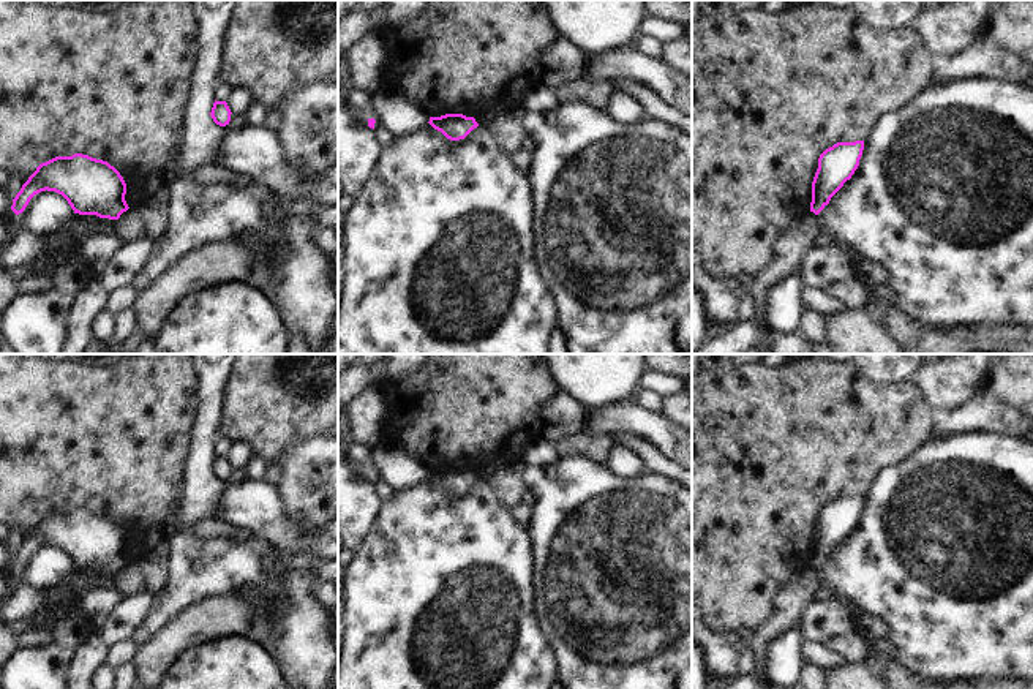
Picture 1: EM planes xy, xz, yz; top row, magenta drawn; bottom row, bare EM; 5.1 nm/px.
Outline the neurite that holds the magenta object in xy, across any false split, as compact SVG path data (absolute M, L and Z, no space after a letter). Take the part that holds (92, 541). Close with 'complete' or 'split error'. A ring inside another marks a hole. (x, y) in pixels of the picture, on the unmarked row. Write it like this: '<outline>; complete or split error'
M82 507L55 510L41 517L13 553L11 583L21 582L30 553L46 544L62 548L79 569L118 574L130 563L126 537L107 515Z; split error

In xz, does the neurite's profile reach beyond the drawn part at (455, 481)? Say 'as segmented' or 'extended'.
as segmented

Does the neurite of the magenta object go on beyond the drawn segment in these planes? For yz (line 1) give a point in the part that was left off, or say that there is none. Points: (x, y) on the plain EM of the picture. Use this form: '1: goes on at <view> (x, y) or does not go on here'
1: does not go on here

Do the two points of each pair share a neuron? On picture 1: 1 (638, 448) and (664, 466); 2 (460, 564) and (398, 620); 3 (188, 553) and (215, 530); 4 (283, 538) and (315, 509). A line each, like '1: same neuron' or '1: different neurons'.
1: same neuron
2: same neuron
3: different neurons
4: different neurons

